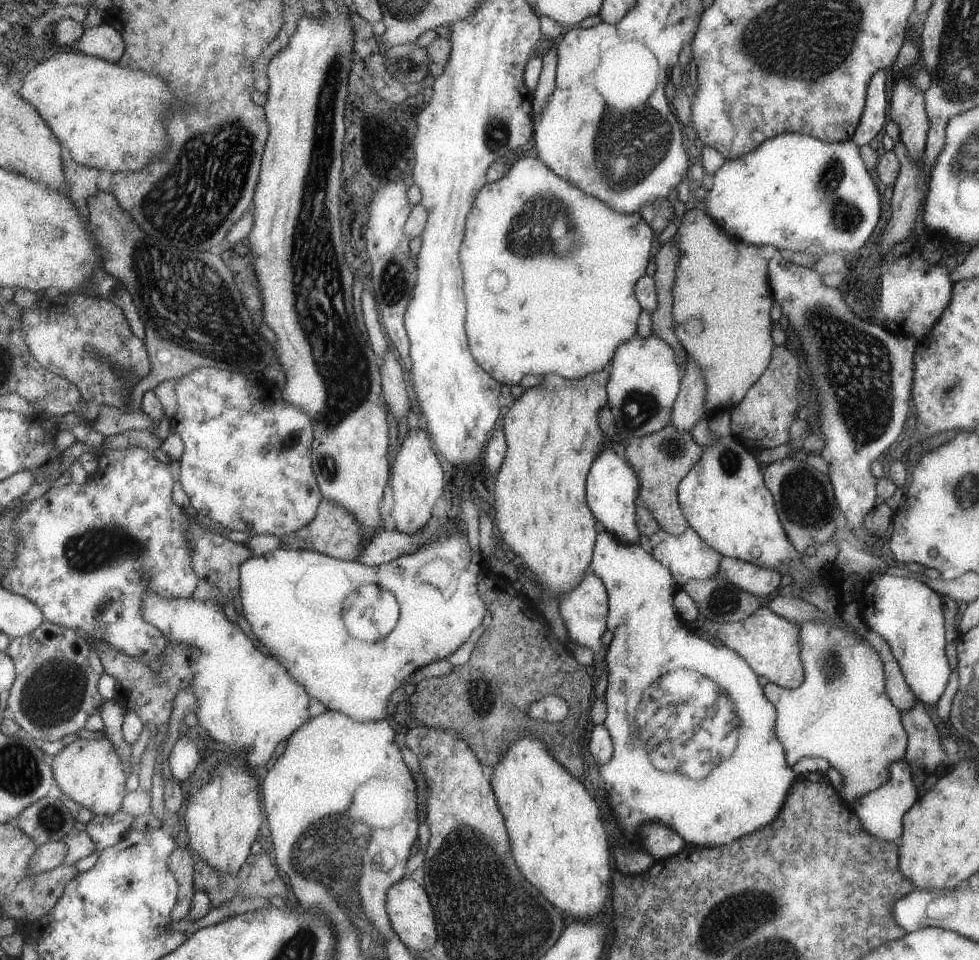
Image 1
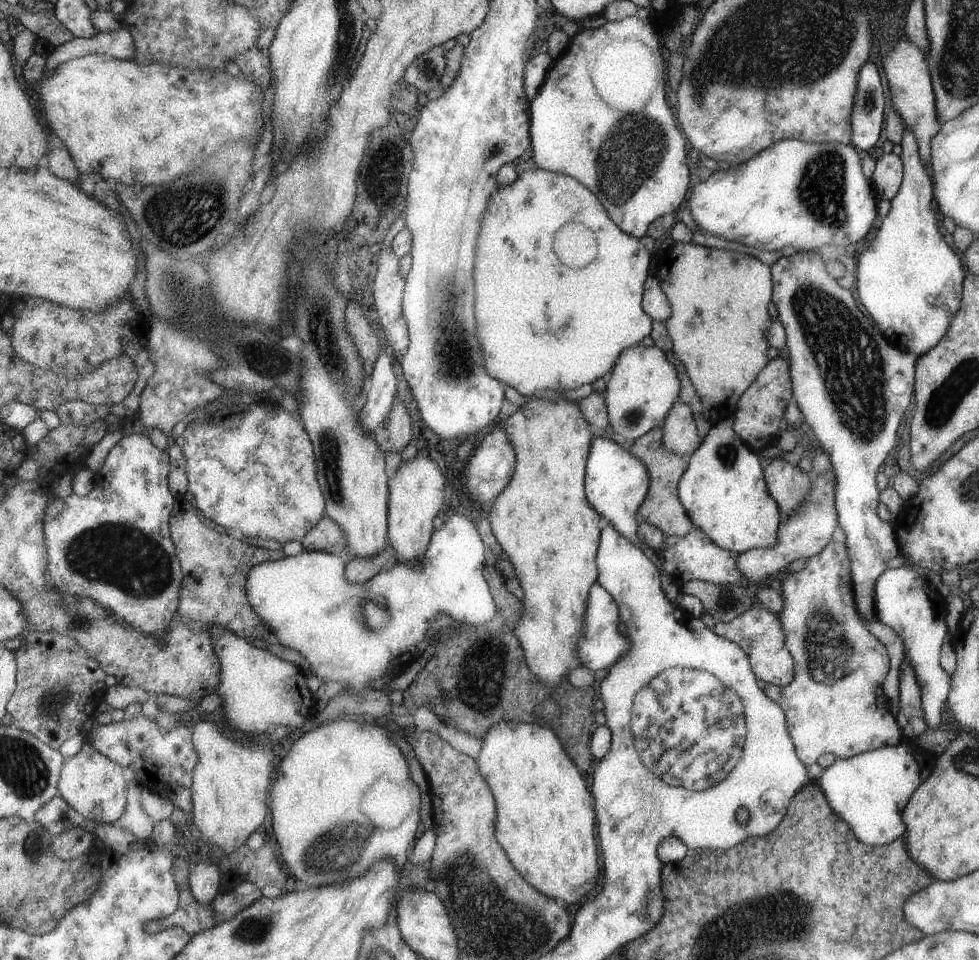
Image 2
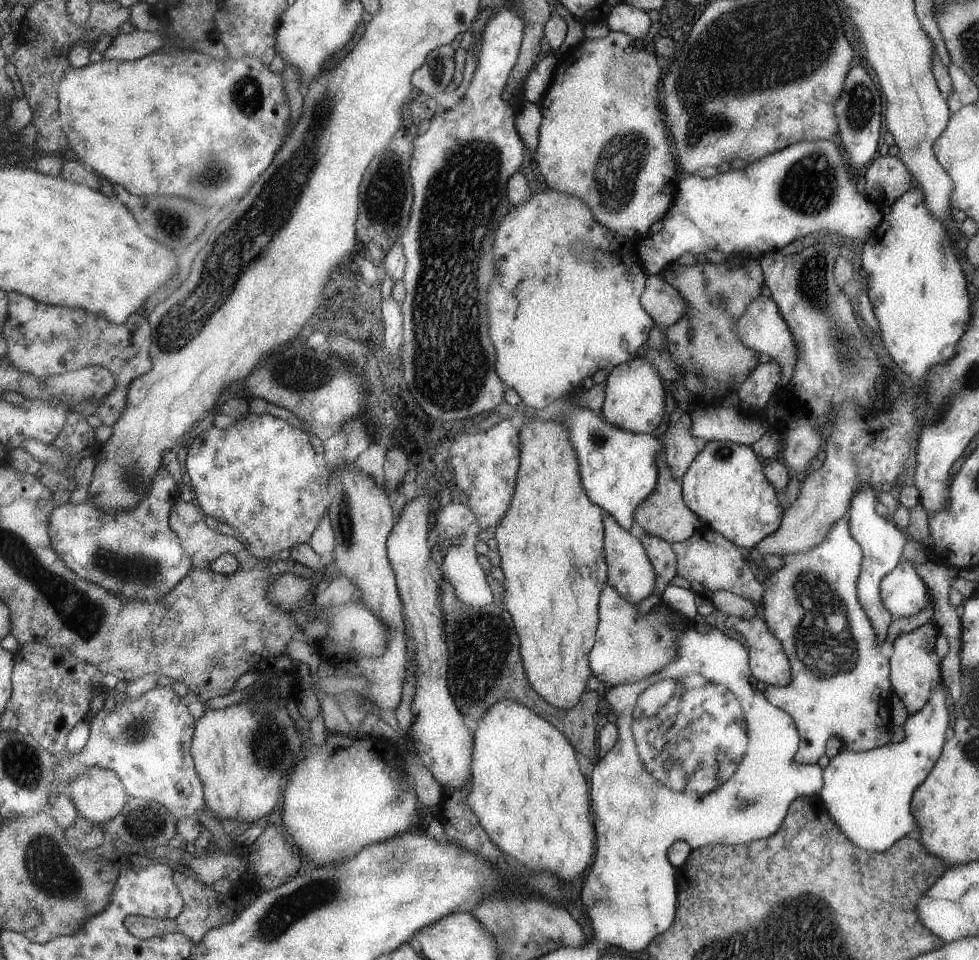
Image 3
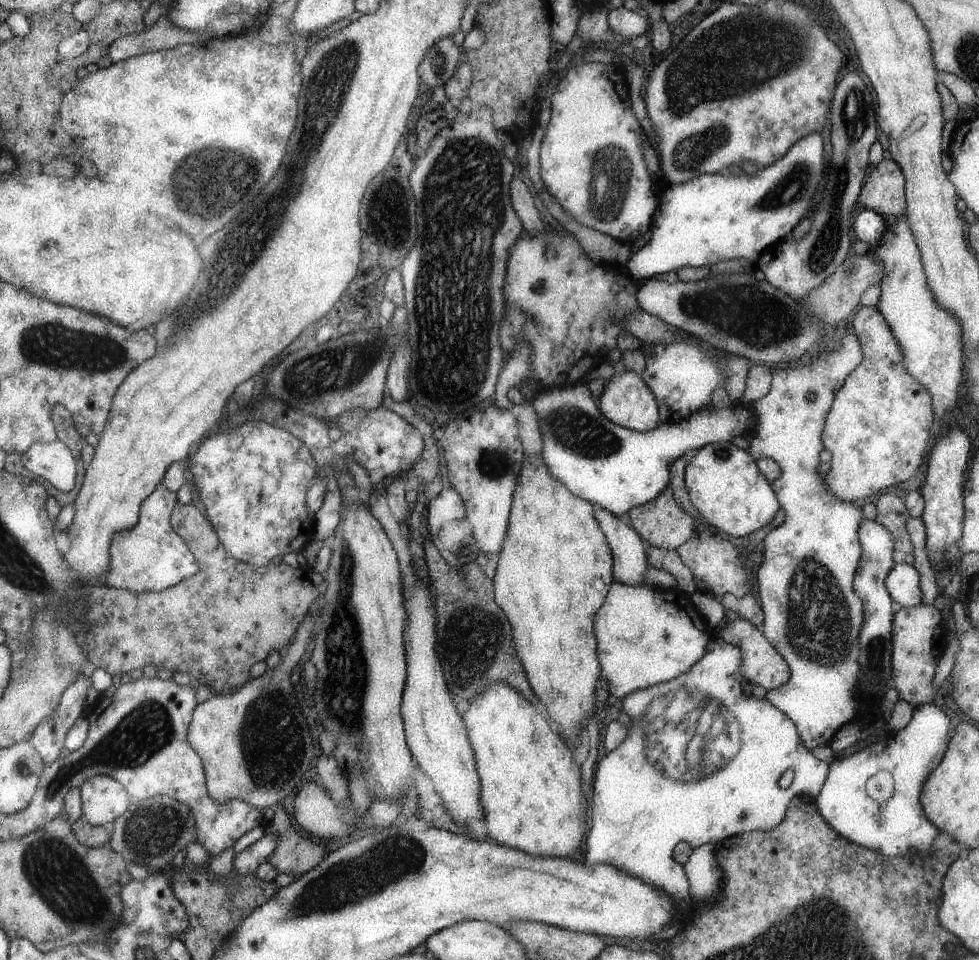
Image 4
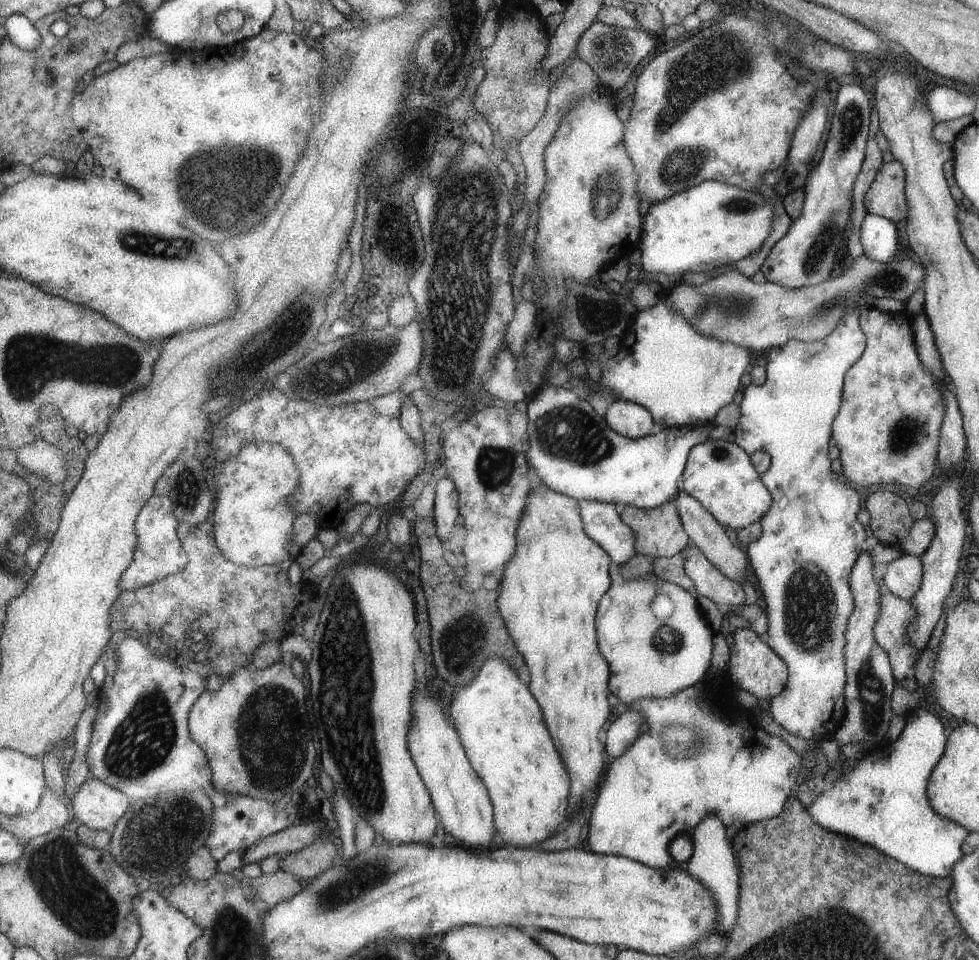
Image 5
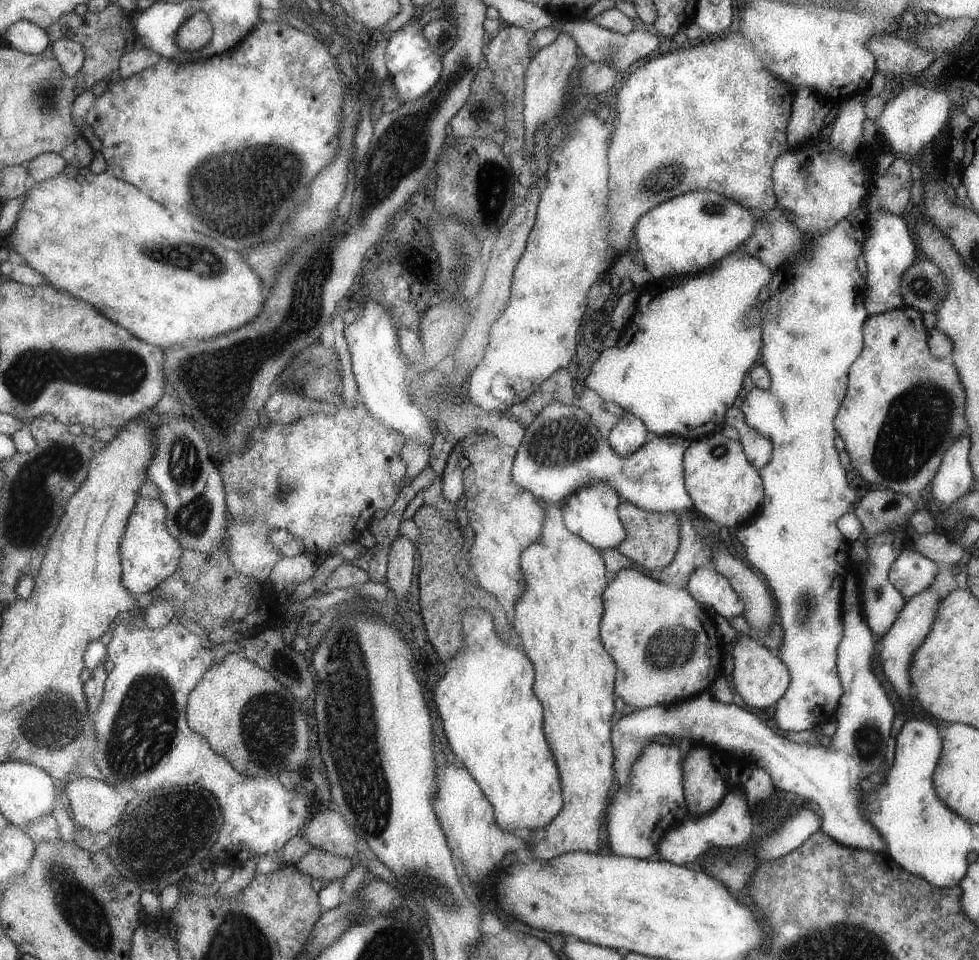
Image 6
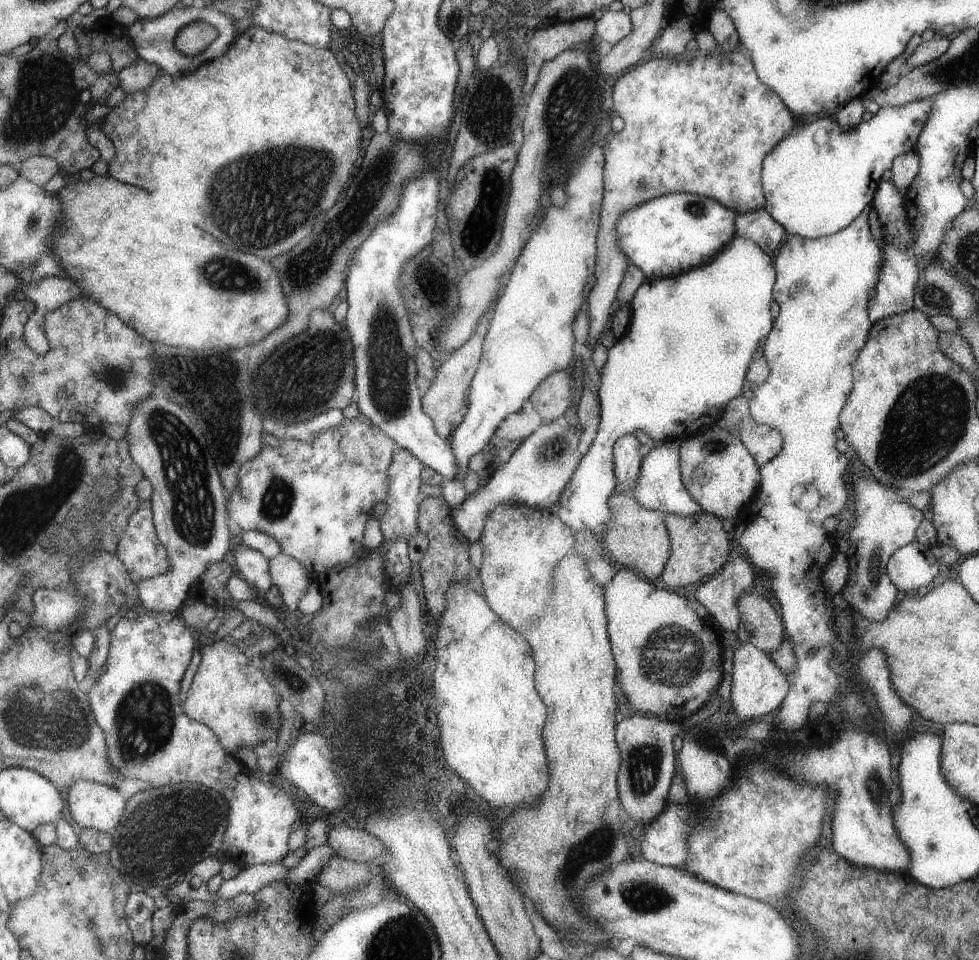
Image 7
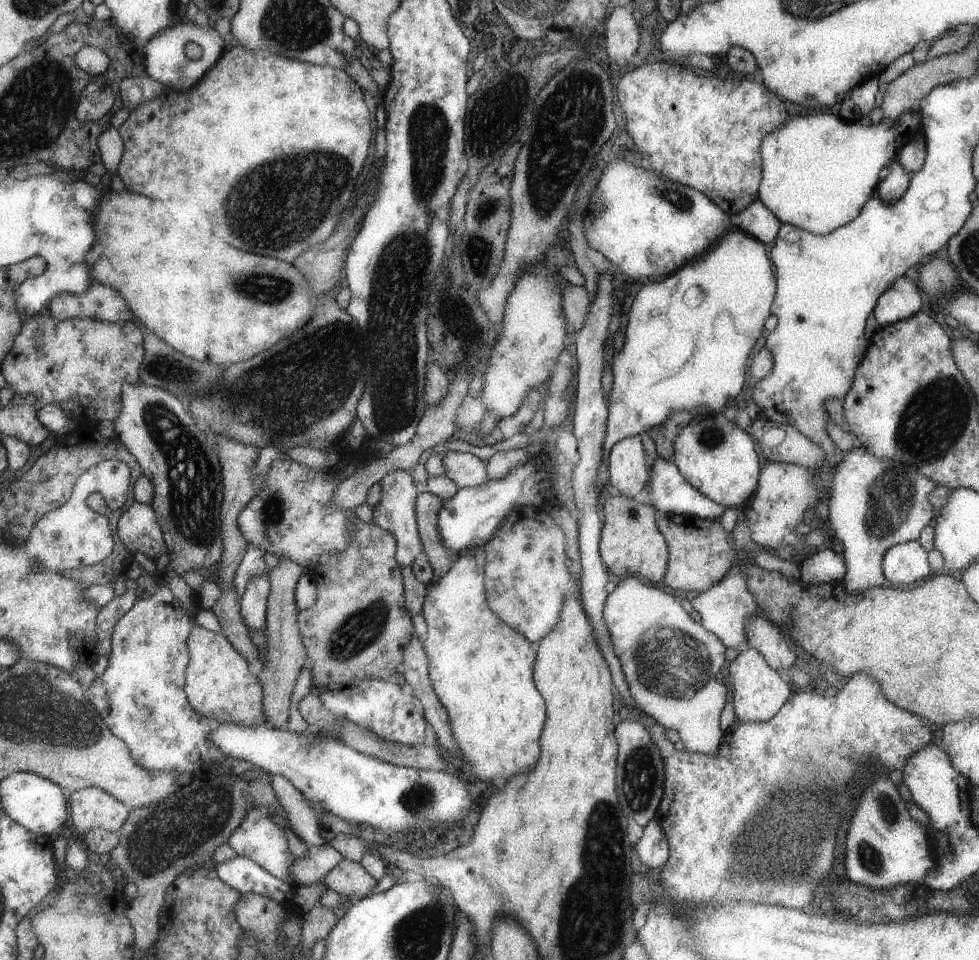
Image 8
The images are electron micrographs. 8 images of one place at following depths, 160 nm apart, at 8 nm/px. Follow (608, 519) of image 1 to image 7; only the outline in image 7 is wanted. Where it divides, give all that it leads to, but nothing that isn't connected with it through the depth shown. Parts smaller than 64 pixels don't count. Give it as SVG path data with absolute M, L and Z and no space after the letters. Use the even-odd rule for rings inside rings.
M555 422L542 423L537 430L524 438L509 459L500 466L485 471L487 484L481 490L465 495L463 502L451 510L455 528L470 543L482 536L483 522L488 512L498 504L519 502L519 504L541 509L553 509L559 492L569 484L567 480L577 470L579 452L575 446L579 430L576 427L561 426ZM680 439L655 442L643 456L637 476L630 486L630 494L647 509L688 517L702 510L700 504L690 495L682 481L680 470ZM483 504L483 506L481 506Z

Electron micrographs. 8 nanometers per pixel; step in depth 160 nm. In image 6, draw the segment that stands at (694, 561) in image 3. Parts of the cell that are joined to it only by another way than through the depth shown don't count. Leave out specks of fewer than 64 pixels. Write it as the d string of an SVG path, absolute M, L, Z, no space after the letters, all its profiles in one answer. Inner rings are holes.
M712 566L699 567L689 576L687 592L700 605L709 605L719 616L729 620L742 614L743 603L724 576Z

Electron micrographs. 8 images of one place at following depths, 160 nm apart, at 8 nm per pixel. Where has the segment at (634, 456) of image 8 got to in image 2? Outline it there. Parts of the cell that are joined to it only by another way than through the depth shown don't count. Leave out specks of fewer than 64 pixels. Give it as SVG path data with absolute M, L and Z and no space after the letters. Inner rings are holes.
M635 344L619 354L614 368L607 374L607 386L602 394L608 415L608 431L635 441L666 418L667 410L679 394L679 379L663 351L654 346Z

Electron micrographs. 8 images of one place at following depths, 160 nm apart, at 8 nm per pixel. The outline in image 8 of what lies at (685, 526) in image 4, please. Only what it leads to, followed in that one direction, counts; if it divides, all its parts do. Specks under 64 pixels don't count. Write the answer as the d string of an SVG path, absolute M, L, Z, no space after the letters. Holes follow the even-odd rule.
M618 495L604 501L603 522L598 542L598 553L607 572L620 578L637 576L649 584L659 582L666 573L667 562L666 539L658 528L655 528L653 508L637 502L633 497Z

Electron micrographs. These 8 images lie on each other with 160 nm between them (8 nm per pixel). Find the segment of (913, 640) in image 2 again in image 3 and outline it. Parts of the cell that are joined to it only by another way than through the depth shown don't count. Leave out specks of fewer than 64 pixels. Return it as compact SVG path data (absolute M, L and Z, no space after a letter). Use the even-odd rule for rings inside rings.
M900 560L881 580L879 587L883 606L897 620L912 617L930 604L925 583L915 566ZM937 683L930 690L930 698L925 706L922 706L915 714L910 714L903 723L905 737L897 744L885 744L875 750L867 752L839 752L827 764L822 762L822 789L818 792L821 801L830 817L838 825L840 830L855 846L878 853L889 848L898 838L914 835L917 833L913 811L910 809L911 795L918 784L930 773L931 767L938 760L942 752L943 738L945 738L945 726L947 720L947 708L943 704L945 694L941 684Z

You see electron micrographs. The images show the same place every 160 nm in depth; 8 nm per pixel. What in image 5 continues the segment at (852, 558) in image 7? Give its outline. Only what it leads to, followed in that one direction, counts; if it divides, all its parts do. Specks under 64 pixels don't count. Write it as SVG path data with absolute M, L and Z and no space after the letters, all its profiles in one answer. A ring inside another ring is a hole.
M884 588L882 598L880 599L880 612L874 626L874 638L878 645L890 656L890 663L894 670L895 682L897 686L903 687L908 691L913 691L915 686L915 678L913 678L913 664L919 658L919 652L911 644L908 643L906 630L908 625L914 620L916 610L912 607L911 602L899 598Z

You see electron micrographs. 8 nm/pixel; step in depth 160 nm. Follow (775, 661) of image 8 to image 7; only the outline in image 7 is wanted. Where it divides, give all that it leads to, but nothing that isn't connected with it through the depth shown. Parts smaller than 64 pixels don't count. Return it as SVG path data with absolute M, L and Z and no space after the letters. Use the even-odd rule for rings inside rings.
M747 589L738 596L737 606L739 622L734 632L739 644L751 643L768 654L775 650L785 632L780 616L767 599Z

